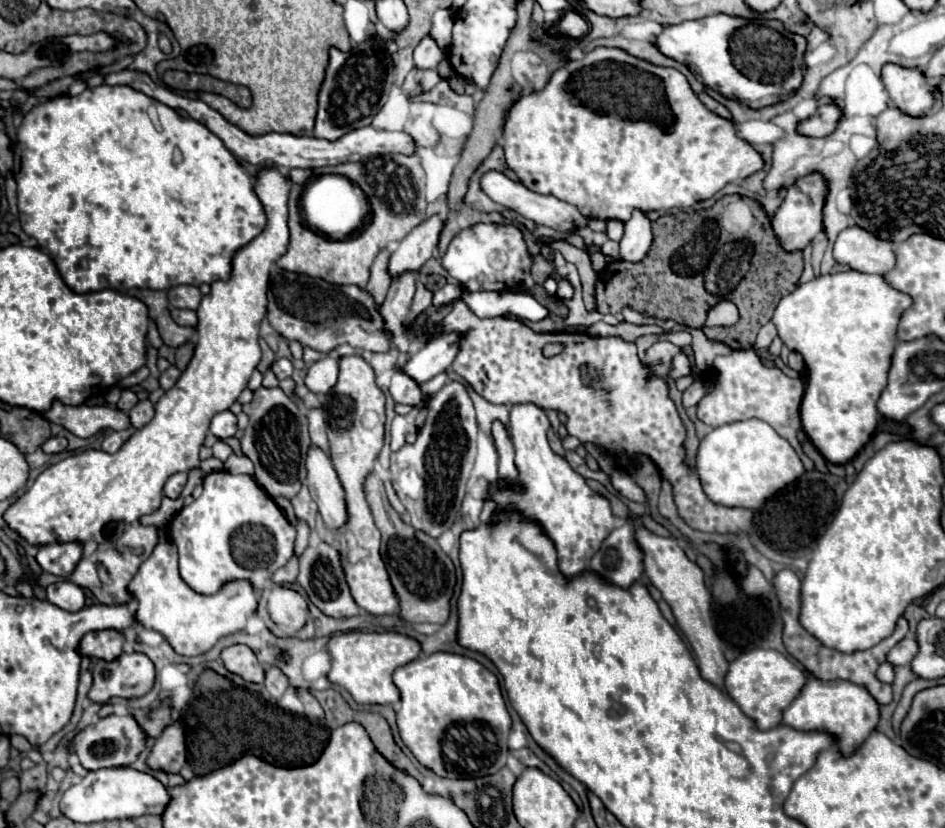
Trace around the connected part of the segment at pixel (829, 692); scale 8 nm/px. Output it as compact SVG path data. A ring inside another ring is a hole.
M811 677L799 695L791 701L789 707L783 709L781 713L781 723L789 725L791 729L801 729L801 731L813 731L813 729L825 729L827 733L833 733L837 737L837 745L845 755L851 755L865 737L875 729L879 721L879 705L871 697L871 693L855 685L851 681L835 679L835 681L821 681L817 677Z

